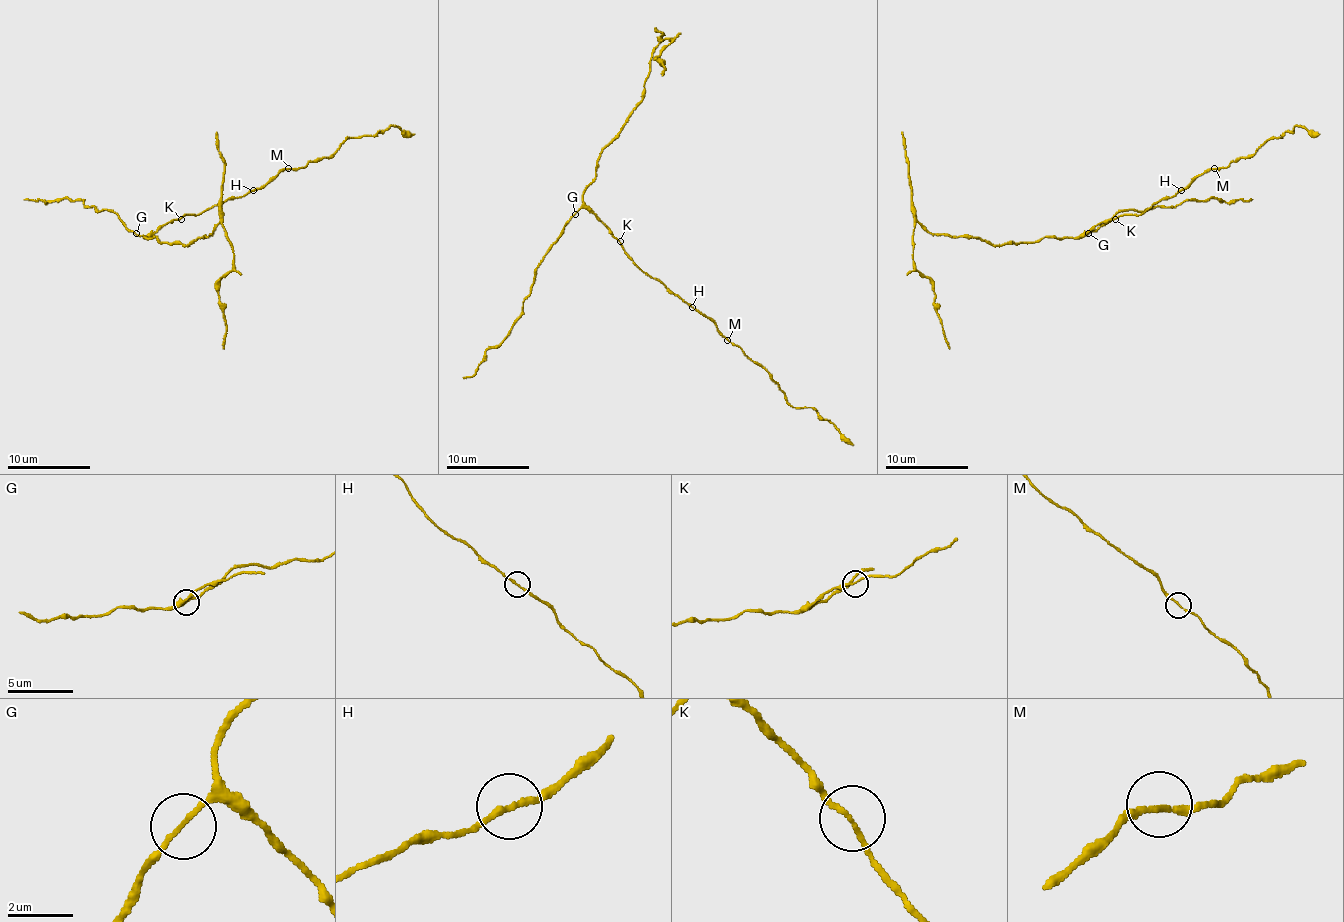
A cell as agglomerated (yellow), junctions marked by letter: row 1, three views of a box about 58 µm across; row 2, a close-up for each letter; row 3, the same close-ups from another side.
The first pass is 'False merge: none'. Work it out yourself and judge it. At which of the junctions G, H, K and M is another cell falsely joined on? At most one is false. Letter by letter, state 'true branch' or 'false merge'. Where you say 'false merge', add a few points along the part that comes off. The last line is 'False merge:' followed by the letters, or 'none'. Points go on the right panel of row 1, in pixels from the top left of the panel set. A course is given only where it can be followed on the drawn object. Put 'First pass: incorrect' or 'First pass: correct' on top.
First pass: correct
G: true branch
H: true branch
K: true branch
M: true branch
False merge: none

